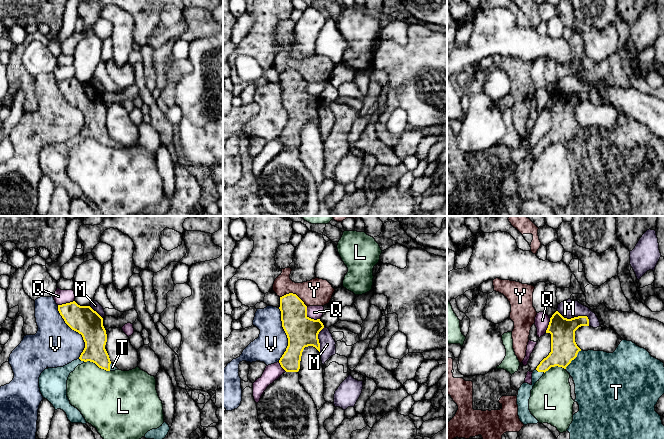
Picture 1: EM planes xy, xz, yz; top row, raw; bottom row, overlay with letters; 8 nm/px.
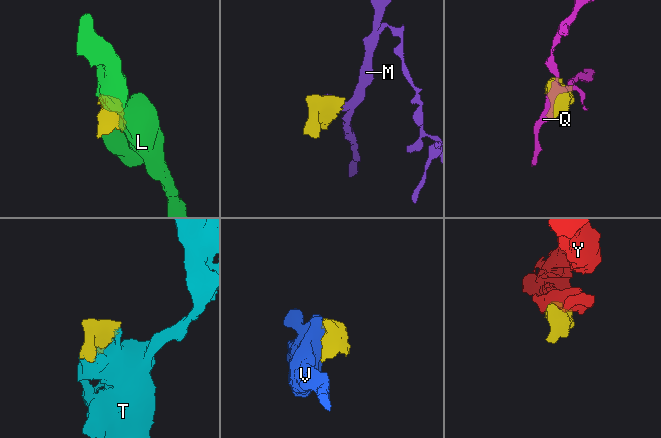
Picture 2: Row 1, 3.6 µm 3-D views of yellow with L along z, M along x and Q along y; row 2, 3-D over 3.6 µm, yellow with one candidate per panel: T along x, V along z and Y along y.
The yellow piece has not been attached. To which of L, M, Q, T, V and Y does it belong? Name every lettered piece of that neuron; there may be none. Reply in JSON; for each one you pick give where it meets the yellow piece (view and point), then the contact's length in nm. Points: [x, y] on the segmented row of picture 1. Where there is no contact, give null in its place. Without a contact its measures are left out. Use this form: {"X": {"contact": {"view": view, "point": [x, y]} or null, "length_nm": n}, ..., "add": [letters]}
{"T": {"contact": {"view": "yz", "point": [573, 359]}, "length_nm": 200}, "add": ["T"]}

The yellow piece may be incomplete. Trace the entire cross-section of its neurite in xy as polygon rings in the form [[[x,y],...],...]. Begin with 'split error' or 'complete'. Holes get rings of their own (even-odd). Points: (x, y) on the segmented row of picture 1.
split error | [[[75,301],[58,305],[58,311],[65,323],[82,335],[85,348],[77,360],[63,367],[45,369],[39,377],[39,388],[43,398],[47,399],[55,410],[63,410],[71,423],[86,424],[81,412],[70,404],[67,397],[70,373],[87,361],[106,371],[119,369],[110,361],[105,349],[107,334],[103,318],[96,311],[90,306],[80,306]]]

